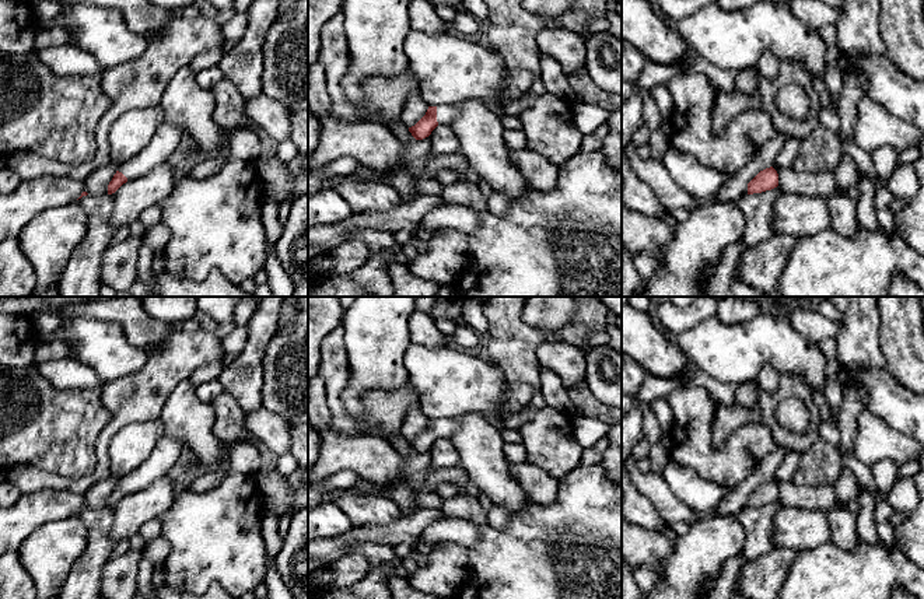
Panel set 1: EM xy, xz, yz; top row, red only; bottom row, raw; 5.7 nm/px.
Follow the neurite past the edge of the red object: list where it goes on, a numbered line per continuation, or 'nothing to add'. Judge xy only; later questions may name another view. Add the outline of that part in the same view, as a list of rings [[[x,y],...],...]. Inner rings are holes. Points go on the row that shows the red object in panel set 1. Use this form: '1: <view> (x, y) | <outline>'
1: xy (165, 140) | [[[164,122],[147,146],[129,161],[119,164],[118,171],[122,172],[127,181],[147,175],[171,157],[178,148],[182,134],[183,132],[178,126]]]

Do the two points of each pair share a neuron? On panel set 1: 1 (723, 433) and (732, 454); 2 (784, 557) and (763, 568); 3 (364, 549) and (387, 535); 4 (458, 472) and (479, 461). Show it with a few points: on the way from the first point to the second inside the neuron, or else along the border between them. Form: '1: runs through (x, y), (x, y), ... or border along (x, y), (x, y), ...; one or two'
1: border along (753, 421), (737, 427), (721, 447), (713, 445); two
2: runs through (779, 561), (769, 568); one
3: border along (391, 545), (357, 543), (346, 552); two
4: border along (458, 465), (469, 479); two

